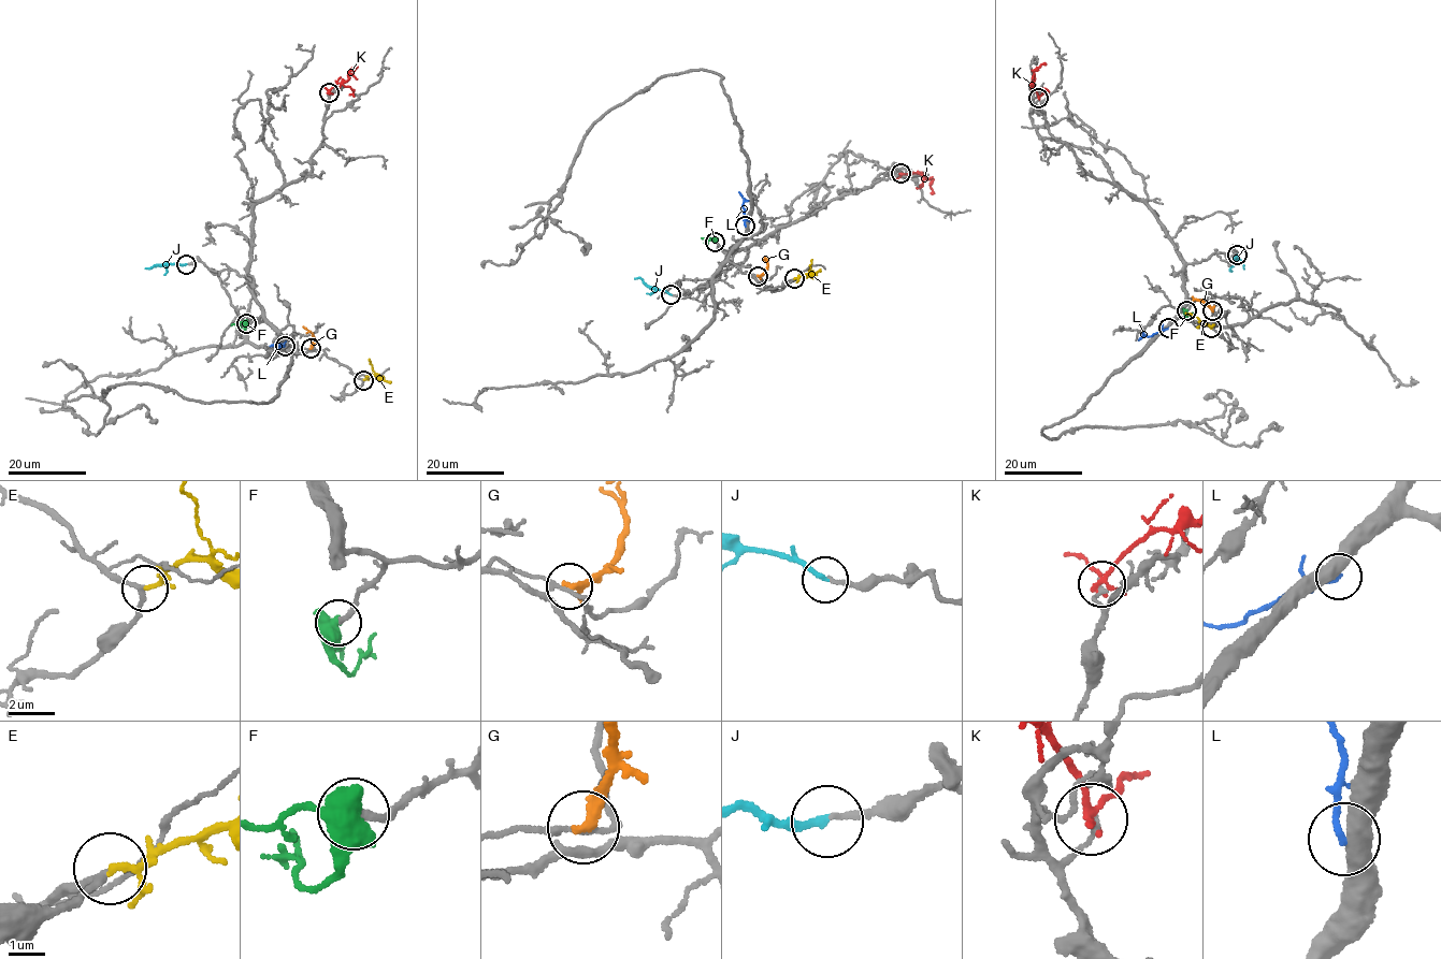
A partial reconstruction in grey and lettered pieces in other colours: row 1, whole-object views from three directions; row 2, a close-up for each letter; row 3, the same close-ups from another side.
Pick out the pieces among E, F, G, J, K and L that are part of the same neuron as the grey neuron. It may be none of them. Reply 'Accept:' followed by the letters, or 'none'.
Accept: F, J

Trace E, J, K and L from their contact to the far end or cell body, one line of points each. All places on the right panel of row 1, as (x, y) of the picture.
E: (1211, 328), (1185, 313)
J: (1237, 255), (1231, 271)
K: (1039, 98), (1032, 87), (1033, 71), (1046, 64)
L: (1168, 329), (1142, 335), (1138, 340)

